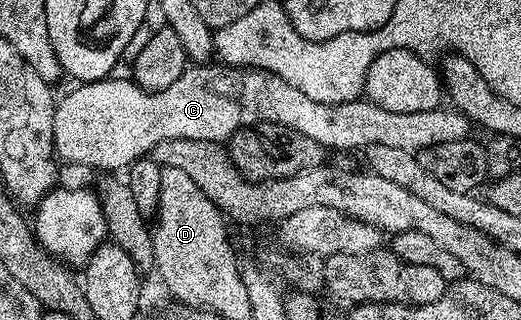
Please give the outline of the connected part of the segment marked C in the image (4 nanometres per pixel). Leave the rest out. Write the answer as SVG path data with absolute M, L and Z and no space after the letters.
M189 65L182 77L158 93L144 91L131 78L116 79L109 77L93 83L73 86L73 91L57 102L54 113L54 155L57 160L77 163L80 167L97 167L100 173L120 173L128 168L135 159L143 159L160 141L170 138L194 138L223 144L231 139L238 129L255 127L257 123L277 123L286 125L286 129L298 129L305 137L318 141L325 149L333 147L336 151L352 151L355 147L367 149L368 146L391 145L394 149L406 149L410 152L430 149L430 145L442 145L445 141L462 141L473 134L474 125L468 118L455 109L438 106L425 112L390 113L378 105L363 98L352 103L323 103L306 97L294 85L286 85L282 77L269 71L257 71L251 67L232 67L229 65Z

